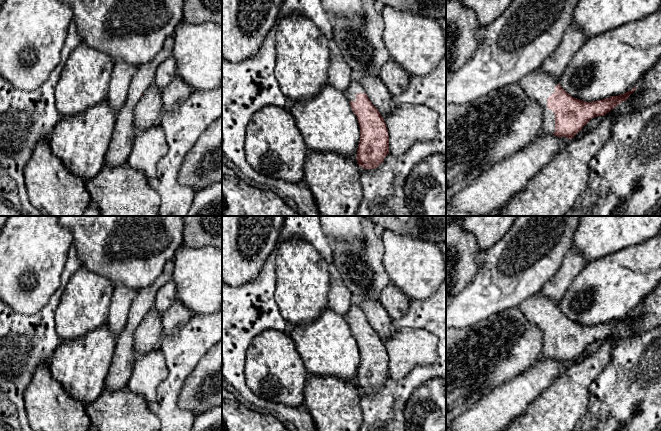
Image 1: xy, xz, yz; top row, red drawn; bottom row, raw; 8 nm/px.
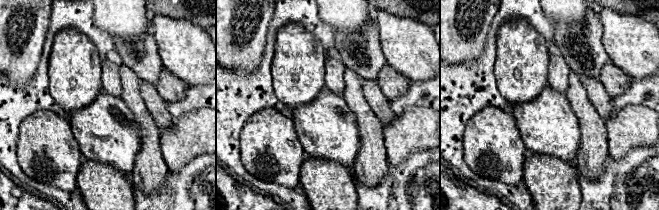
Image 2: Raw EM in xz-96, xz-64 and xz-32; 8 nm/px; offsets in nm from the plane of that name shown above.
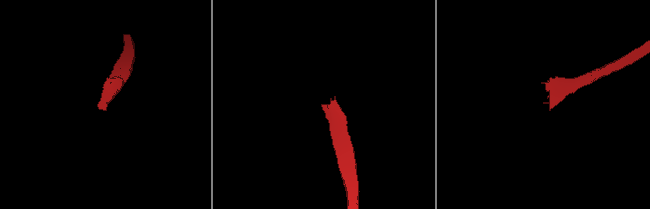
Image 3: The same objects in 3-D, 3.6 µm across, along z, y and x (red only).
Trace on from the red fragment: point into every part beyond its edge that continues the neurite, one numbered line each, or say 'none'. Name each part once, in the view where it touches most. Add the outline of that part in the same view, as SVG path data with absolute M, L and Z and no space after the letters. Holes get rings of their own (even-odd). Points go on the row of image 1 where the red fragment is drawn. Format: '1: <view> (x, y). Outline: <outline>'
1: yz (538, 85). Outline: M538 69L524 76L519 84L529 99L537 101L543 108L543 120L539 134L555 133L555 114L547 108L547 98L555 92L559 78L554 78Z

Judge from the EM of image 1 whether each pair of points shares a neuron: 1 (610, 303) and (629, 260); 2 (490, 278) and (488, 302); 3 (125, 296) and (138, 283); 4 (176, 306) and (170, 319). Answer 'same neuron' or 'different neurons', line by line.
1: same neuron
2: same neuron
3: different neurons
4: same neuron

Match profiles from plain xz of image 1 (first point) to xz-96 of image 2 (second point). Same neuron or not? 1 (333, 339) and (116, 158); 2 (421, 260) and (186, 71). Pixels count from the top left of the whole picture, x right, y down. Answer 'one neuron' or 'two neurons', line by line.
1: one neuron
2: one neuron

